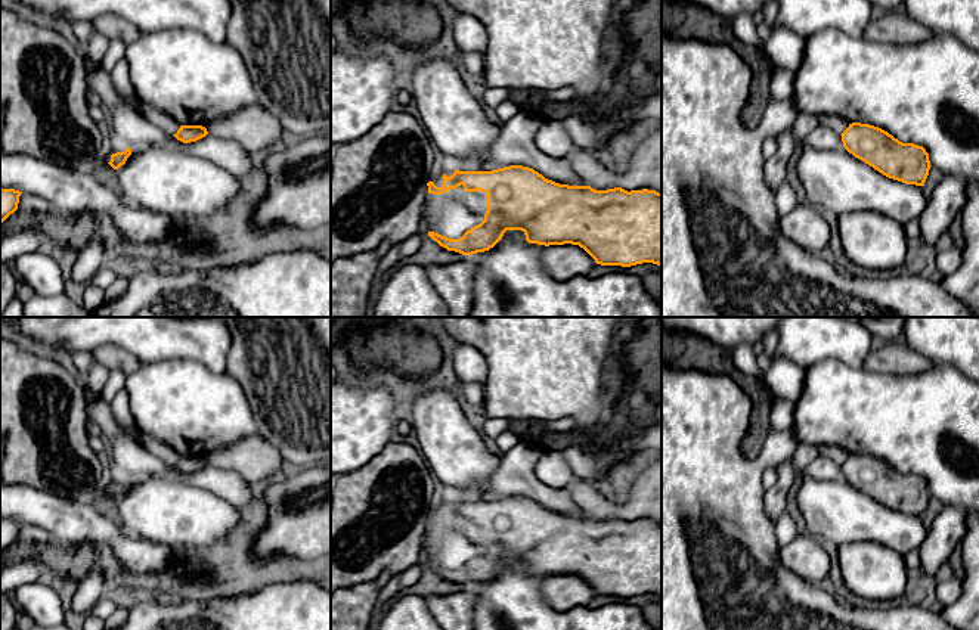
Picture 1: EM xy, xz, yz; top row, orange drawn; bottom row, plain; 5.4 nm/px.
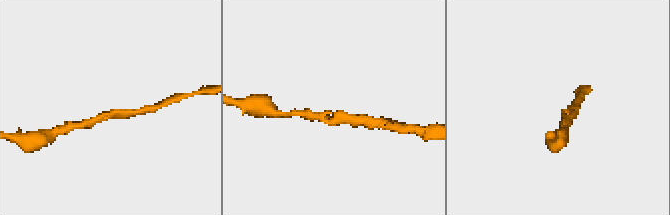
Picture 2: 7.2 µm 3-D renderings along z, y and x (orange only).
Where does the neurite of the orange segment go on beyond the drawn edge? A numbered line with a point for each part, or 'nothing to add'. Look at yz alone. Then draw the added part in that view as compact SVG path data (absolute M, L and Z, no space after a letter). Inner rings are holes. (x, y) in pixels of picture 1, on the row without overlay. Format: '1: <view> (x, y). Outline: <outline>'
nothing to add

